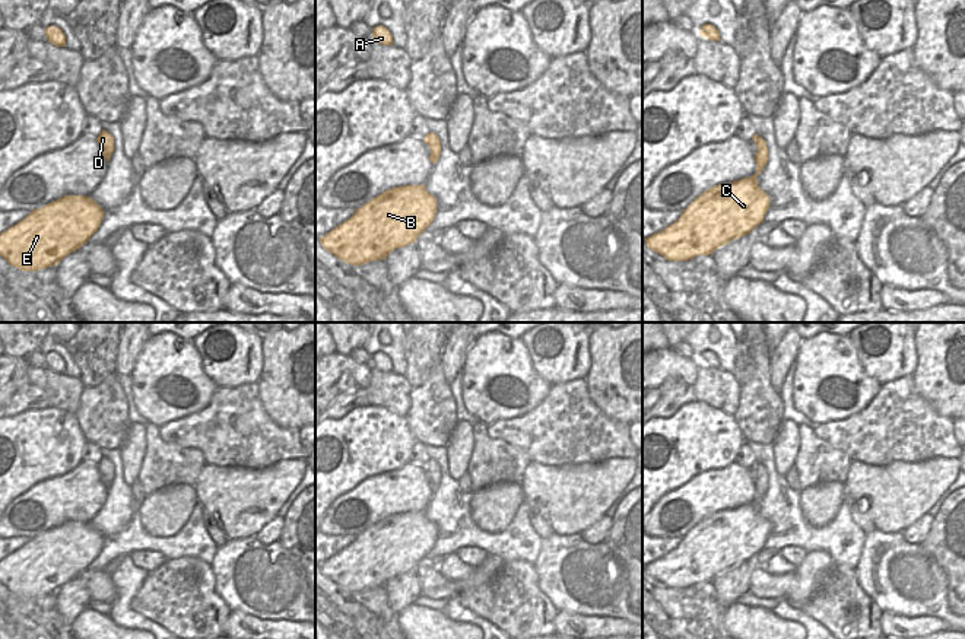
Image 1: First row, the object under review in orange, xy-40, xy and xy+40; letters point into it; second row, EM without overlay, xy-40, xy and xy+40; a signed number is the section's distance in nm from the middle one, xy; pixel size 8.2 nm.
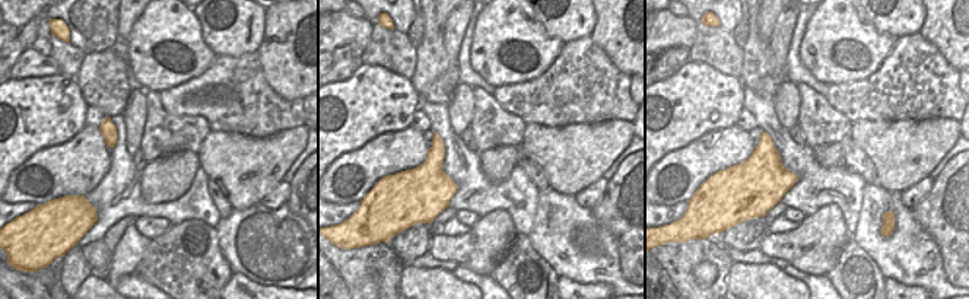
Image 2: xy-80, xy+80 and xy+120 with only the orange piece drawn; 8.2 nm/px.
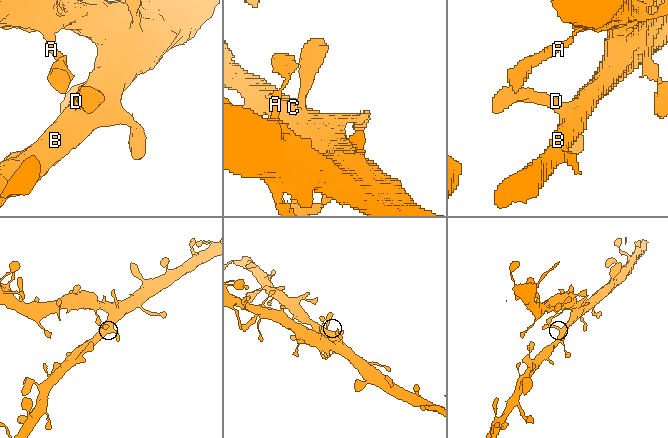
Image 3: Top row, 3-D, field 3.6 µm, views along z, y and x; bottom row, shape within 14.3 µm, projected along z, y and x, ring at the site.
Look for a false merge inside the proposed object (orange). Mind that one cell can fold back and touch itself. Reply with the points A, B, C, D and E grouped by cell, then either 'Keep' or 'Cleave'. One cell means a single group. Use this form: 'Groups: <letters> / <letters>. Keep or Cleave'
Groups: A B C D E. Keep

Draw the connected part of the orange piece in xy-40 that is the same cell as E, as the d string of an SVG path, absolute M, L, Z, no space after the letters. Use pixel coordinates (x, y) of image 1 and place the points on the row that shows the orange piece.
M64 195L0 233L0 255L22 271L60 263L98 231L104 210L85 195Z

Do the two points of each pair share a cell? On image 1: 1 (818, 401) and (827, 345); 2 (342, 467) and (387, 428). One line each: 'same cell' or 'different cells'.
1: same cell
2: same cell

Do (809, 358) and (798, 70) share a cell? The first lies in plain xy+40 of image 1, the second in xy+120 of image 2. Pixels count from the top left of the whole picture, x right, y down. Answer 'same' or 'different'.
different

